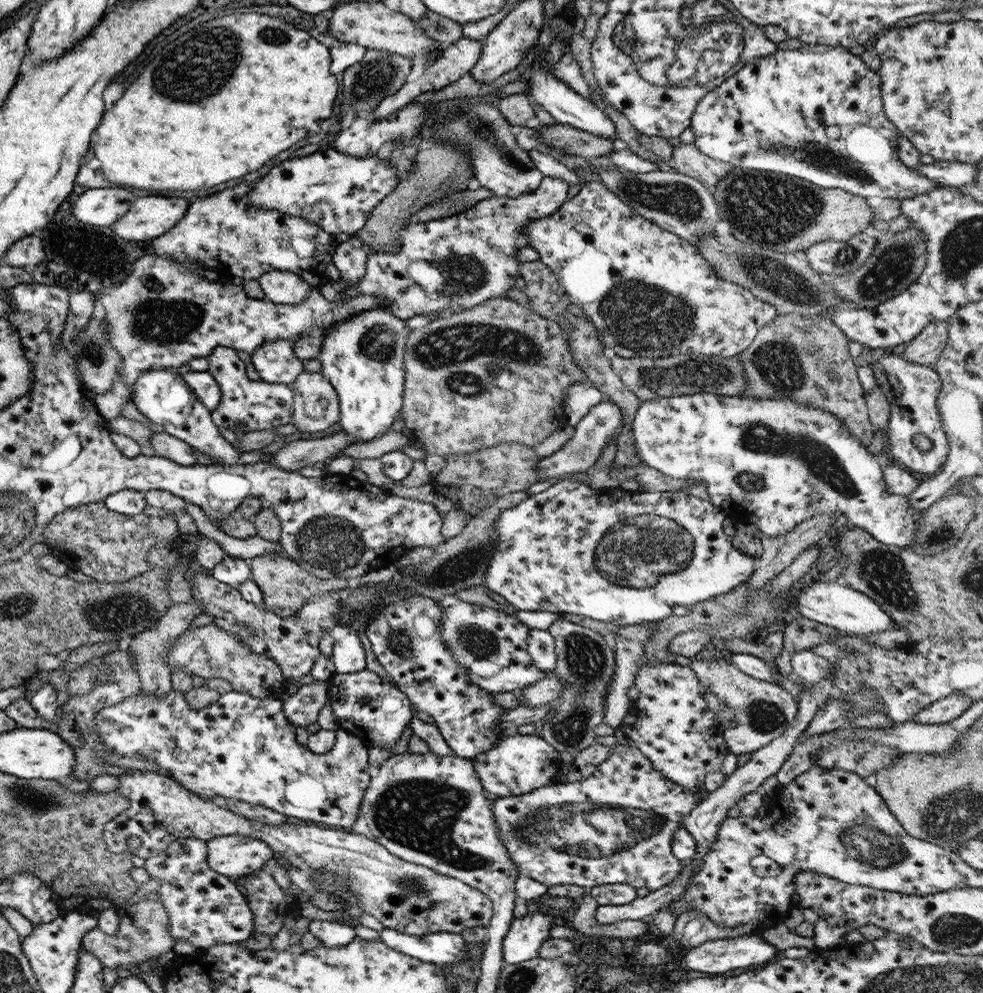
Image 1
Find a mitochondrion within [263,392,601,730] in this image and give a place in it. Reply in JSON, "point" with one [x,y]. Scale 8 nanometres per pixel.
{"point":[333,543]}

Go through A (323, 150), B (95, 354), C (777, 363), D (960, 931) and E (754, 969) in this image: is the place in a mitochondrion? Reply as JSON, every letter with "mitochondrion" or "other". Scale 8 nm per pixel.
{"A":"other","B":"mitochondrion","C":"mitochondrion","D":"mitochondrion","E":"other"}

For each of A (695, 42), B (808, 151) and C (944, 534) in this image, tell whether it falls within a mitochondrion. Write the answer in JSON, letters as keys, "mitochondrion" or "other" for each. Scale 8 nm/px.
{"A":"mitochondrion","B":"mitochondrion","C":"mitochondrion"}

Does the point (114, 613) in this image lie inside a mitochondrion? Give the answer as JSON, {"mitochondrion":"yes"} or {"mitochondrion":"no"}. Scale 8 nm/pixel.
{"mitochondrion":"yes"}

